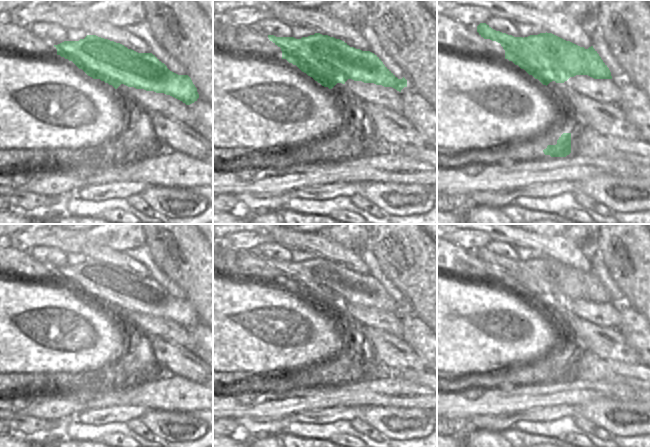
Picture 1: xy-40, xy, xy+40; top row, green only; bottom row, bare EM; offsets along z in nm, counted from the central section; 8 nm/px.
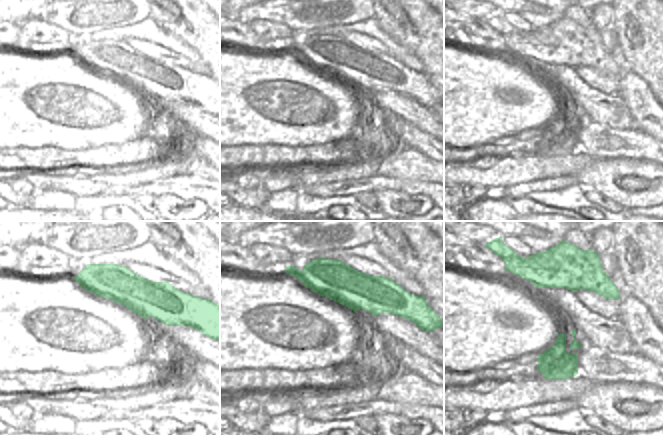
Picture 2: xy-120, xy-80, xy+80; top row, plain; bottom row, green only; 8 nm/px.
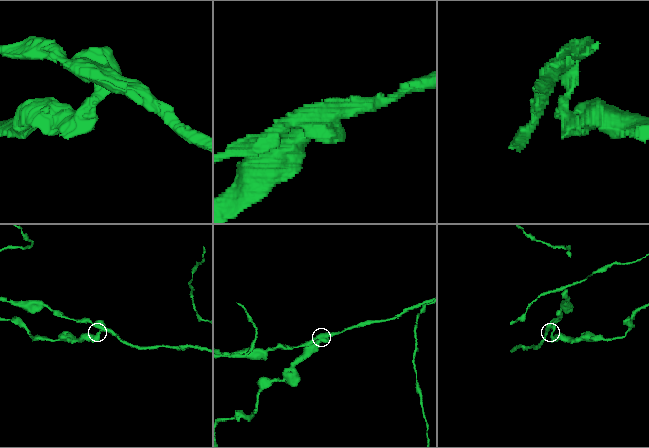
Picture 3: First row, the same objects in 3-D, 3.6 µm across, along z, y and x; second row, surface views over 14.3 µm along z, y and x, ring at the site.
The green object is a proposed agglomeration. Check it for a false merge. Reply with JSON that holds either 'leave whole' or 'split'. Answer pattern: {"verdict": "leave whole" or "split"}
{"verdict": "split"}

